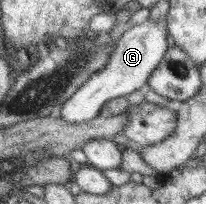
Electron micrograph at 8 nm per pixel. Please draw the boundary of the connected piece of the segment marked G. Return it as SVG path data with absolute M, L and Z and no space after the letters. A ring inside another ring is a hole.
M145 20L139 25L125 29L114 41L106 64L93 72L63 103L60 116L69 123L89 121L101 109L105 101L117 96L127 96L135 89L145 89L154 67L161 61L167 47L166 20Z

